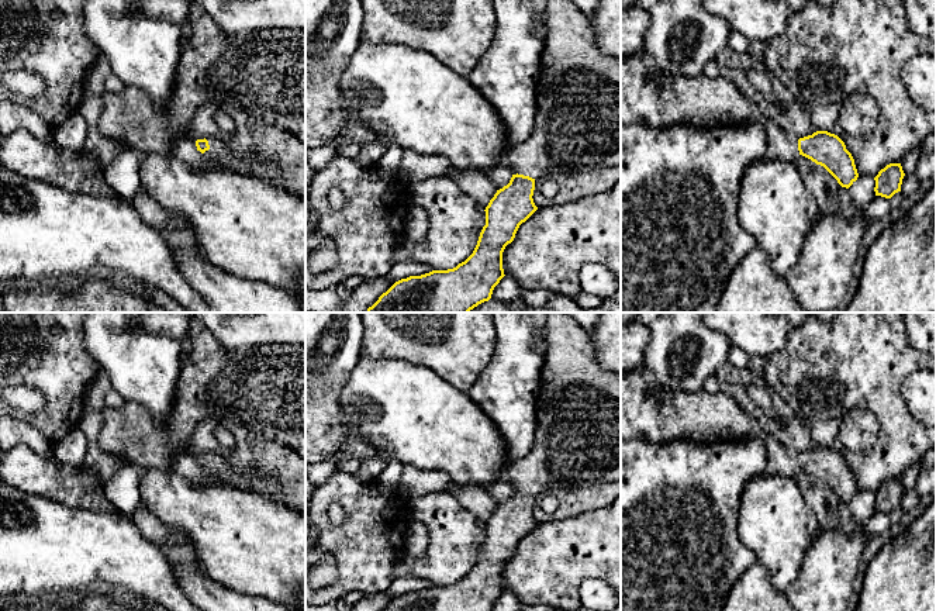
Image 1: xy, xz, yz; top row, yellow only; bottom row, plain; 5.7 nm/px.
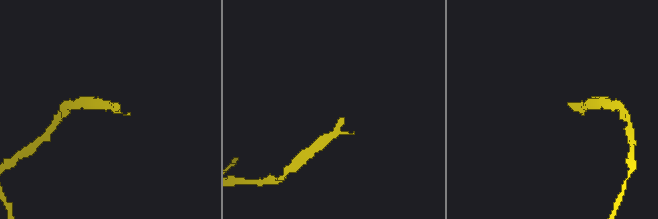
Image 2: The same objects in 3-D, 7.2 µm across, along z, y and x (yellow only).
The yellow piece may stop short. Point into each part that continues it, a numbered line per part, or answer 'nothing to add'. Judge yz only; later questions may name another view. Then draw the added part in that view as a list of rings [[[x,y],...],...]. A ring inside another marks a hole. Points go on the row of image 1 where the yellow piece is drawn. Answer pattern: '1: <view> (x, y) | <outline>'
1: yz (650, 97) | [[[647,52],[621,59],[621,128],[632,124],[654,130],[680,124],[711,128],[749,121],[766,131],[766,159],[797,160],[799,138],[767,118],[725,77],[669,75]]]

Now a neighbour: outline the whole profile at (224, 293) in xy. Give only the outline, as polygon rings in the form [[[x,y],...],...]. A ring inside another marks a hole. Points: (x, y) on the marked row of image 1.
[[[142,187],[131,203],[142,221],[166,241],[180,273],[204,298],[210,313],[301,313],[297,300],[287,291],[228,275],[197,255],[189,232],[173,231],[166,213]]]

